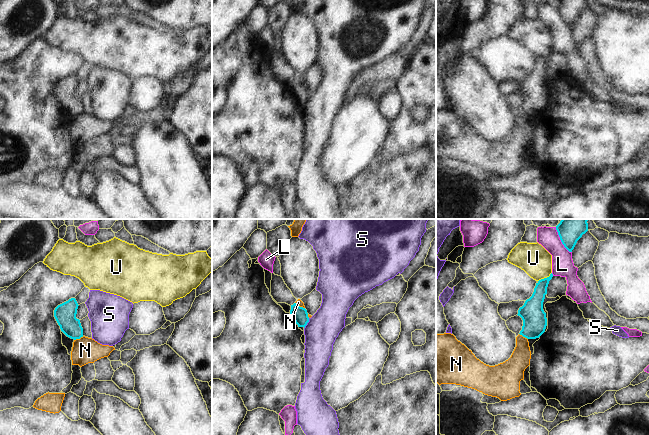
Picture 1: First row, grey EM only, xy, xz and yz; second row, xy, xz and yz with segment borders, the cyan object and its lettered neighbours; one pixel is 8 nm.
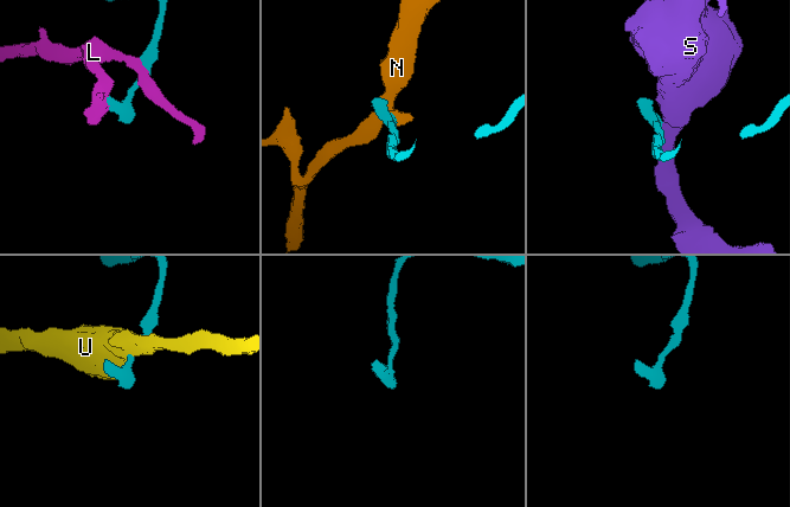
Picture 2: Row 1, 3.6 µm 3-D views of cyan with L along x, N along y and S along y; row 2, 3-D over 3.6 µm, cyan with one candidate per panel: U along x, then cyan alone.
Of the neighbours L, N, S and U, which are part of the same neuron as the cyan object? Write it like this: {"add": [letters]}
{"add": []}

